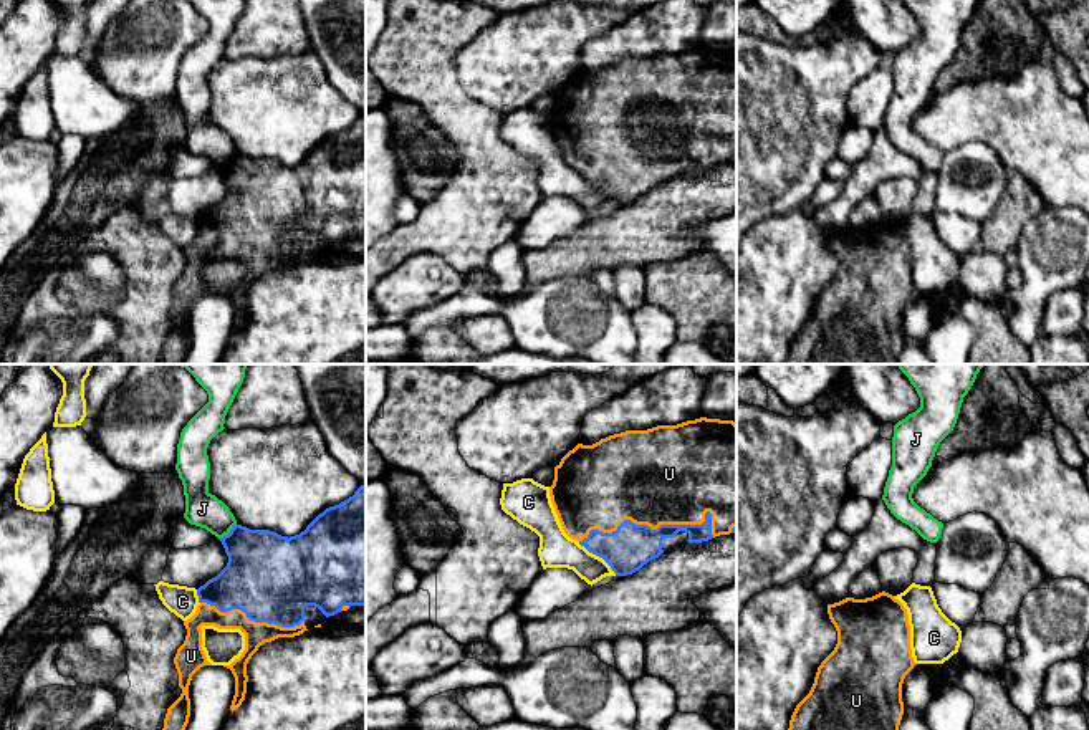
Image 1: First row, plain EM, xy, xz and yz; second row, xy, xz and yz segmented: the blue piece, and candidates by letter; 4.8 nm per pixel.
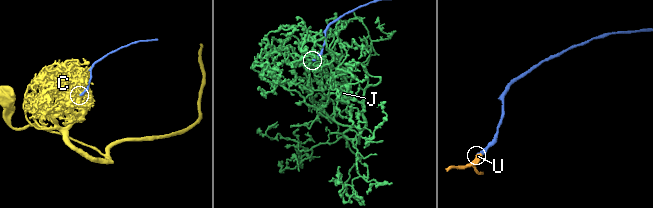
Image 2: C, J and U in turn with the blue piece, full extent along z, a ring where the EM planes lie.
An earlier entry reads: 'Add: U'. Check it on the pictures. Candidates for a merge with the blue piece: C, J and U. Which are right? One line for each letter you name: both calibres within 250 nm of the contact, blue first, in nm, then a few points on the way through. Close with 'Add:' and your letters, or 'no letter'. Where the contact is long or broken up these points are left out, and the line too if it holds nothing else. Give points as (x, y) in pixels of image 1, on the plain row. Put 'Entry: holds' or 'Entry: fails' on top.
Entry: holds
U: calibres 220 and 460 nm
Add: U

